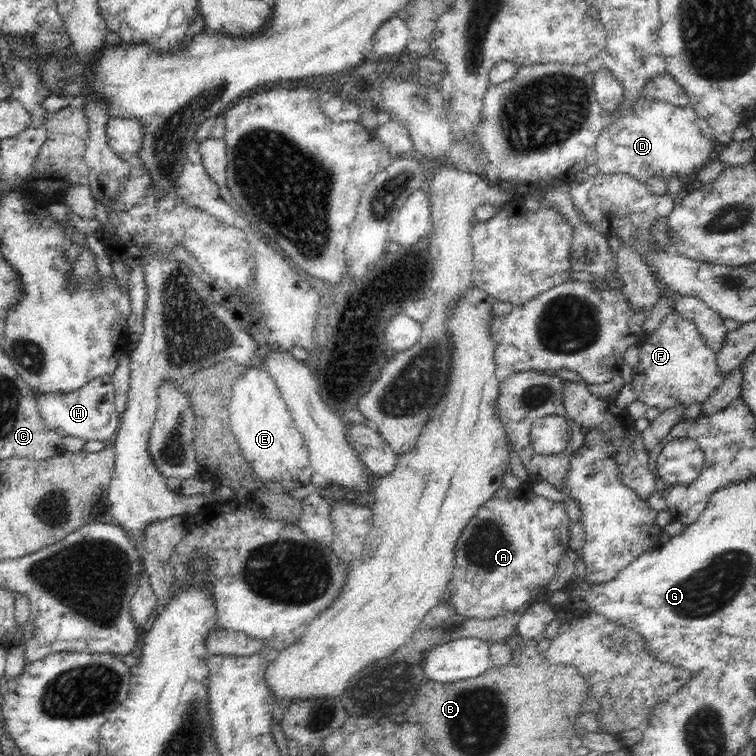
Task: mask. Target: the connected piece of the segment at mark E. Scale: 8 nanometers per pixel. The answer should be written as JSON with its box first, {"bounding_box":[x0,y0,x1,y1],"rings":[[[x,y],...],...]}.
{"bounding_box":[229,366,312,490],"rings":[[[263,366],[247,367],[233,382],[232,390],[229,420],[243,463],[250,464],[258,479],[275,482],[286,490],[309,484],[312,467],[306,440],[296,429],[291,411],[270,373]]]}

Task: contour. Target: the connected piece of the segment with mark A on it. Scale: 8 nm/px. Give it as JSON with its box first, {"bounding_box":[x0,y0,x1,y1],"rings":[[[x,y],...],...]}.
{"bounding_box":[445,486,570,620],"rings":[[[503,486],[492,498],[490,498],[490,500],[488,500],[488,502],[486,502],[486,504],[484,504],[484,506],[482,506],[482,508],[478,508],[478,512],[470,518],[468,524],[466,524],[466,528],[464,528],[462,534],[458,536],[456,548],[454,548],[454,570],[452,570],[445,595],[449,604],[451,604],[451,608],[454,608],[454,610],[452,610],[454,615],[460,614],[465,618],[490,620],[498,616],[507,615],[508,613],[515,613],[521,606],[524,606],[524,604],[528,605],[536,602],[537,594],[541,590],[544,590],[545,586],[554,578],[557,568],[556,564],[558,564],[558,561],[568,549],[570,520],[564,500],[548,499],[538,496],[536,493],[534,493],[533,498],[524,497],[523,494],[521,494],[520,497],[514,498],[509,496],[506,491],[507,490]]]}

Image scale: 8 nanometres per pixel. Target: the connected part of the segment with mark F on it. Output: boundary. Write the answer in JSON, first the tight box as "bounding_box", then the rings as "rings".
{"bounding_box":[632,311,723,412],"rings":[[[676,311],[665,316],[660,327],[638,345],[639,358],[633,368],[632,384],[637,403],[655,406],[660,412],[684,405],[703,404],[723,381],[714,352],[700,336],[697,326]]]}

